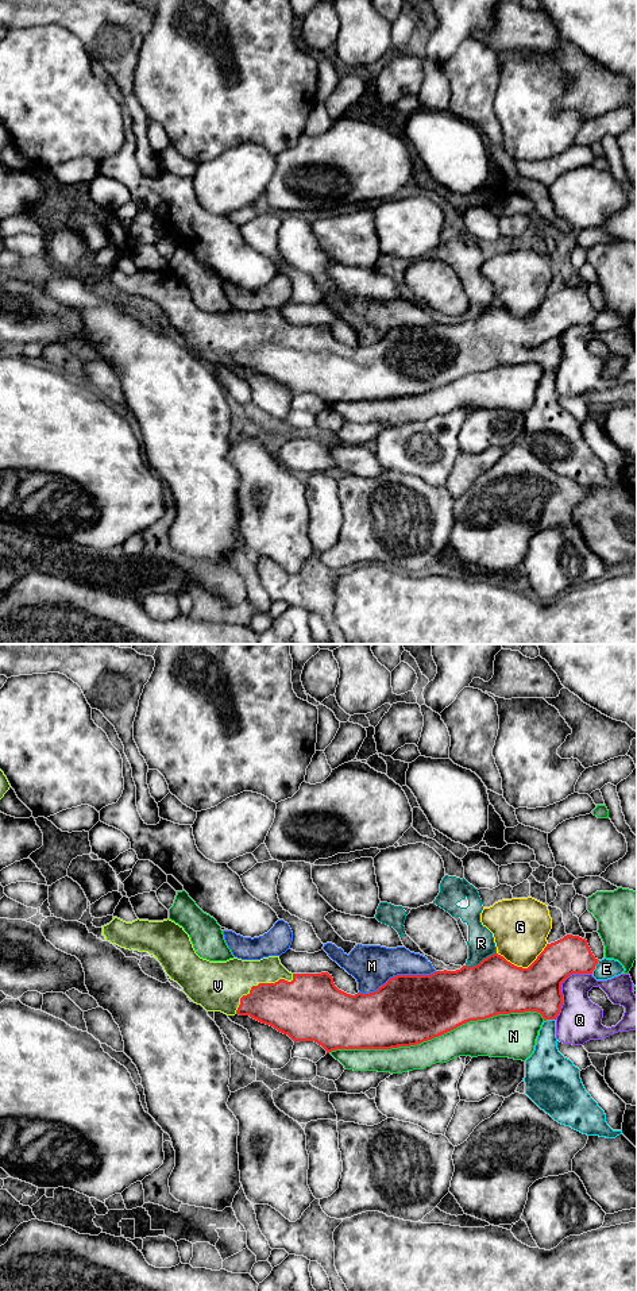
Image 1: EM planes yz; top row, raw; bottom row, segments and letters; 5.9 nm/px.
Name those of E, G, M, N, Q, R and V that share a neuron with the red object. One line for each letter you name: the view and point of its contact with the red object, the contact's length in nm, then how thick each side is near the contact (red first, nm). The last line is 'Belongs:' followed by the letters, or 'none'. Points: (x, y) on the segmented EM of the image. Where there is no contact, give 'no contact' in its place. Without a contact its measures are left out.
V: contact yz (261, 983); length 420 nm; calibres 320 and 300 nm
Belongs: V

